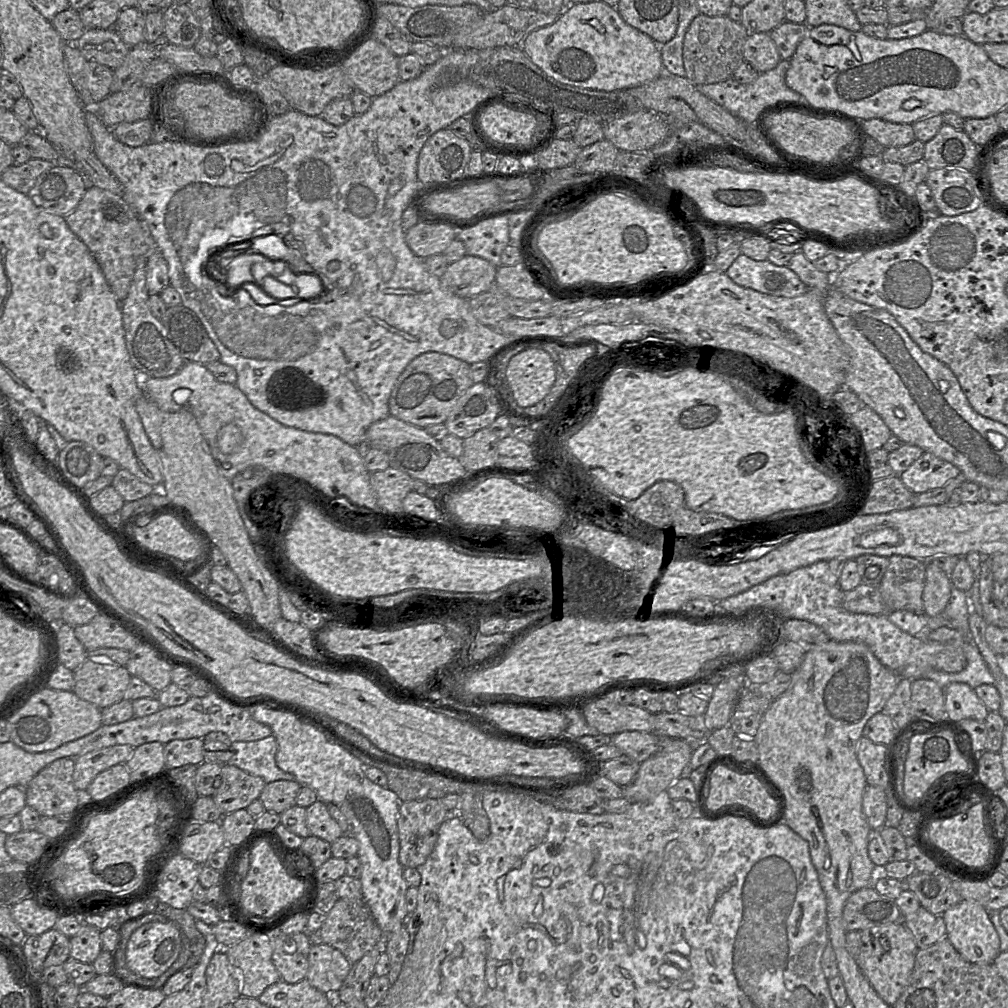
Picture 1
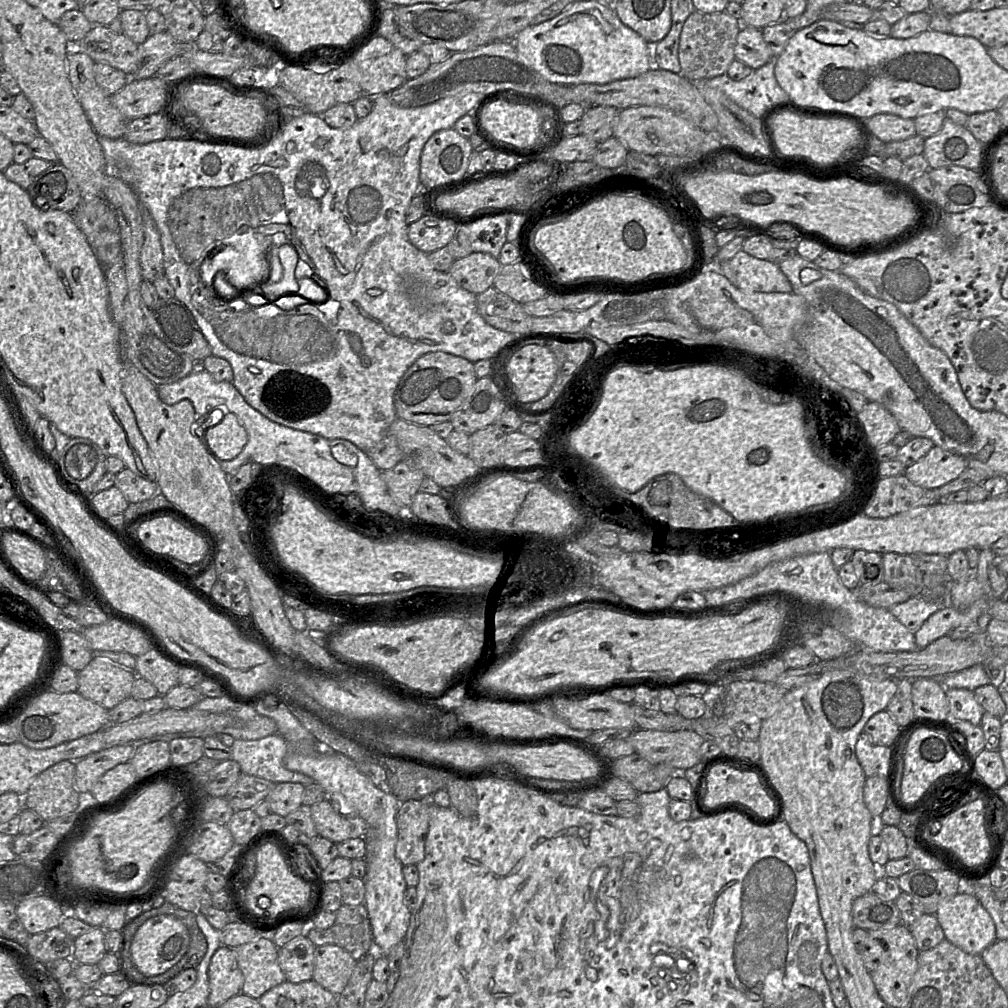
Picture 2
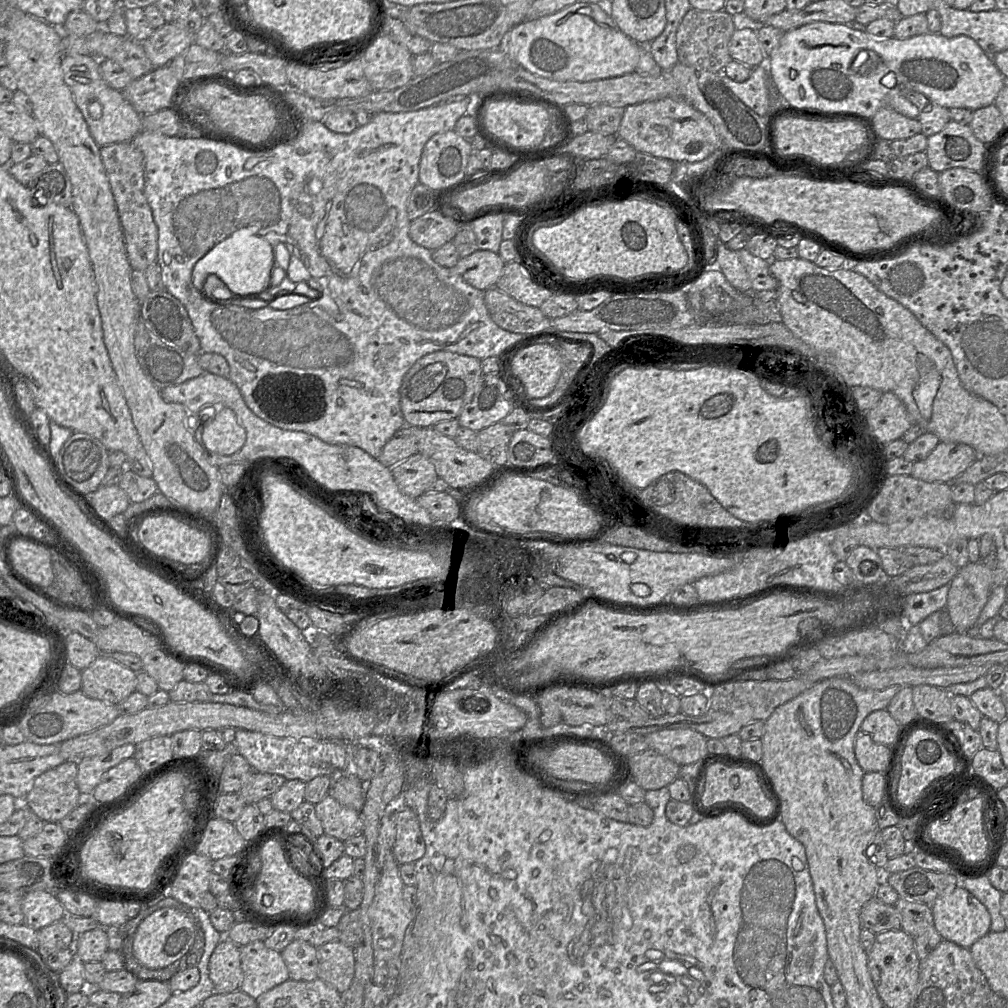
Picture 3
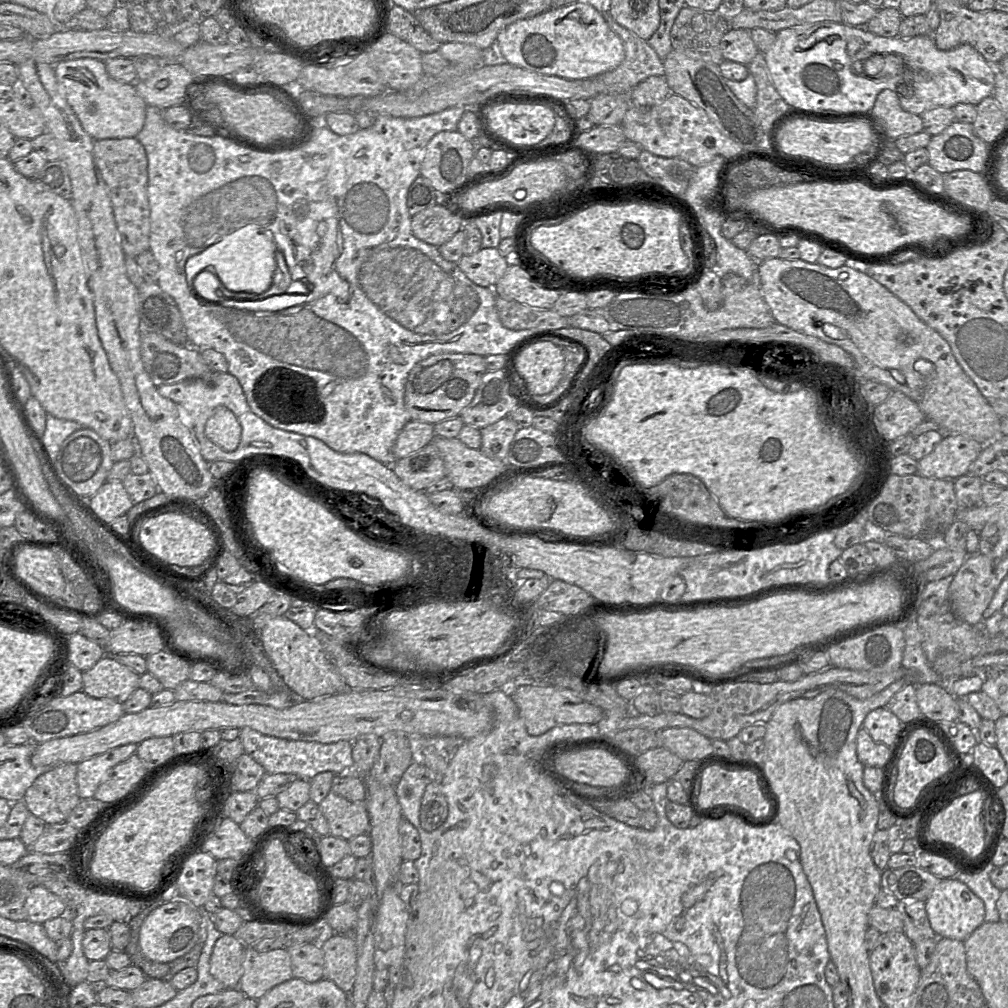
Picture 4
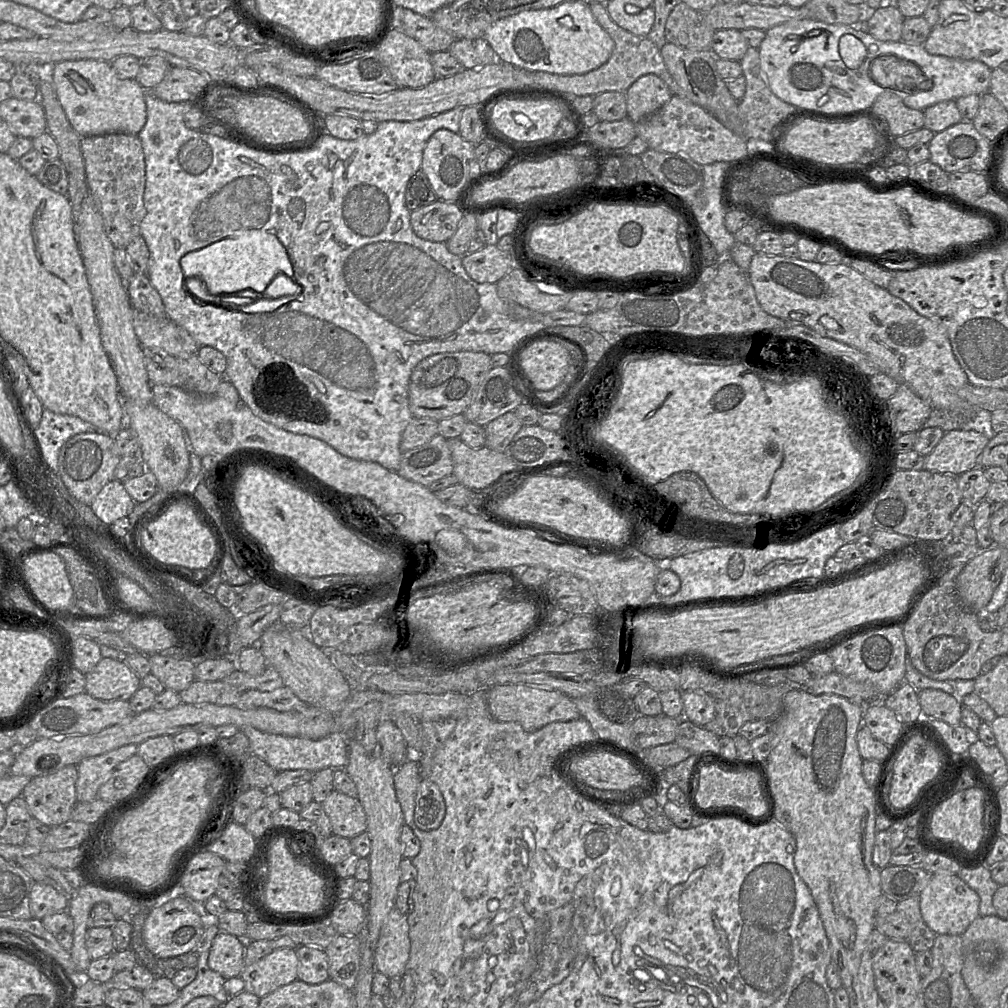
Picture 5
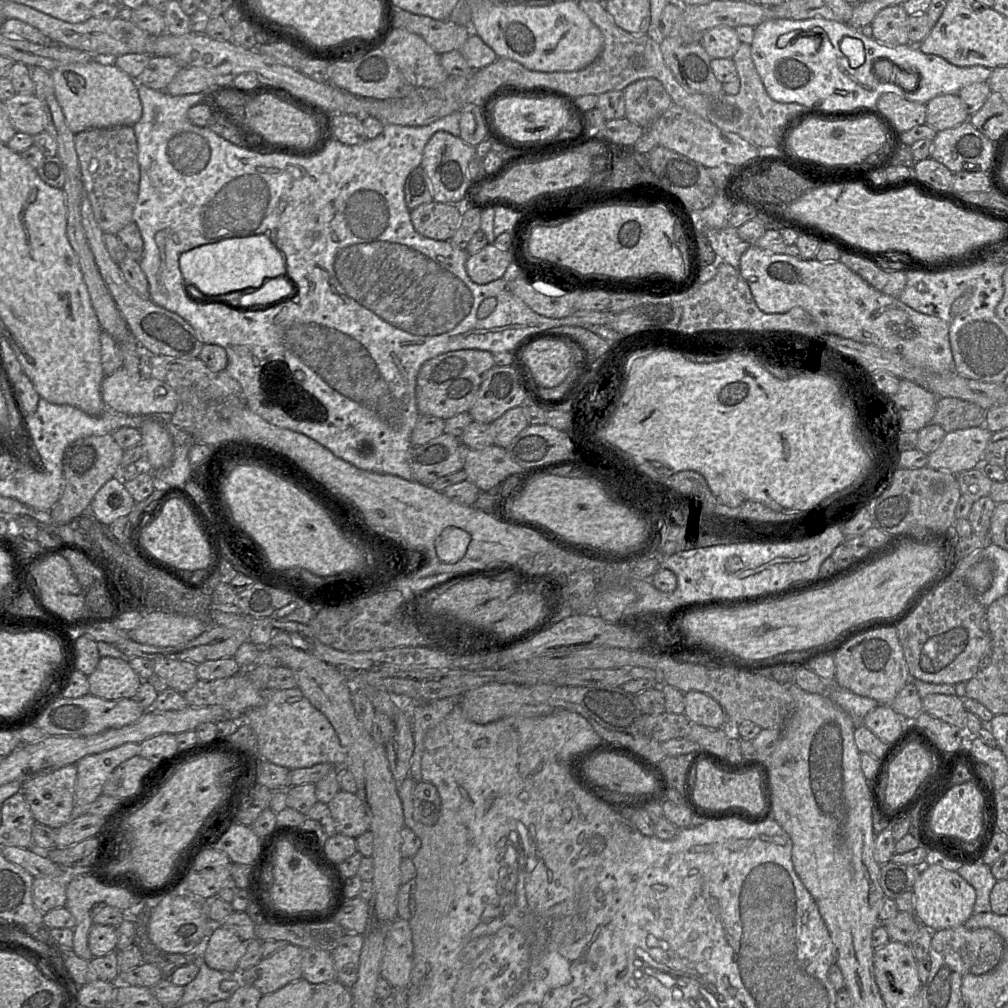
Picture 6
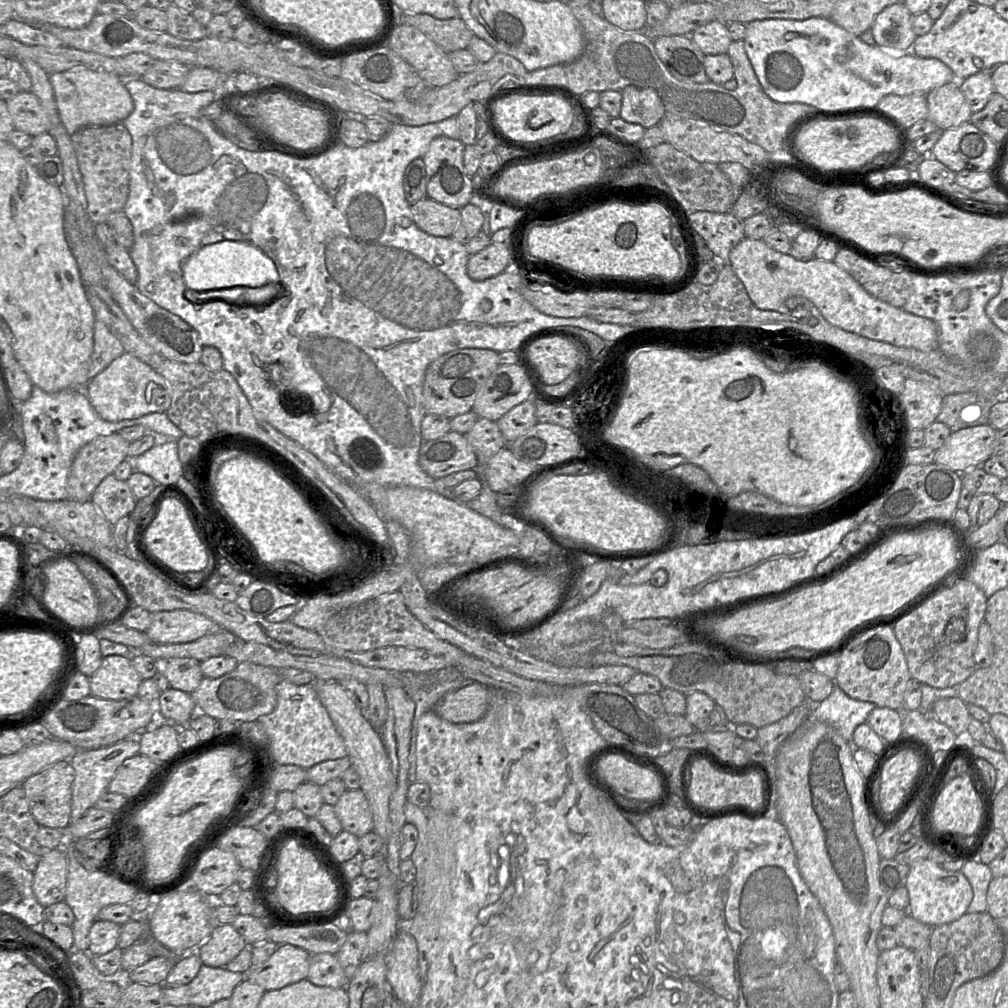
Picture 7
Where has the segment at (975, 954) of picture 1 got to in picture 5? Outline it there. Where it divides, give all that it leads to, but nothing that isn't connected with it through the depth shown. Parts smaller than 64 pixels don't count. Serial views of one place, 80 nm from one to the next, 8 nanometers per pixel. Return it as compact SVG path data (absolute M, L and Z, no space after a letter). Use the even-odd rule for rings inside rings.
M932 873L919 897L922 917L936 934L960 935L979 916L980 897L956 873Z

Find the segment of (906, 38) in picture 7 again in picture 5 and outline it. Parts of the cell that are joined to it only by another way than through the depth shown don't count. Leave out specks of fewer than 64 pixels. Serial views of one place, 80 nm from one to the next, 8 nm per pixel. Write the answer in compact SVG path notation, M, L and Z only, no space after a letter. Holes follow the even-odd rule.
M887 1L874 11L866 10L866 30L881 41L900 41L904 19L896 4Z

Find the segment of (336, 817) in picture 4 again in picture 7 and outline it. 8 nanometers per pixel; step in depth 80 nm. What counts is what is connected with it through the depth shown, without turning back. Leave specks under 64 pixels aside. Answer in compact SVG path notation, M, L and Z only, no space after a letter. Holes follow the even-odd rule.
M346 789L334 805L334 810L343 830L357 837L373 831L372 812L361 789Z

